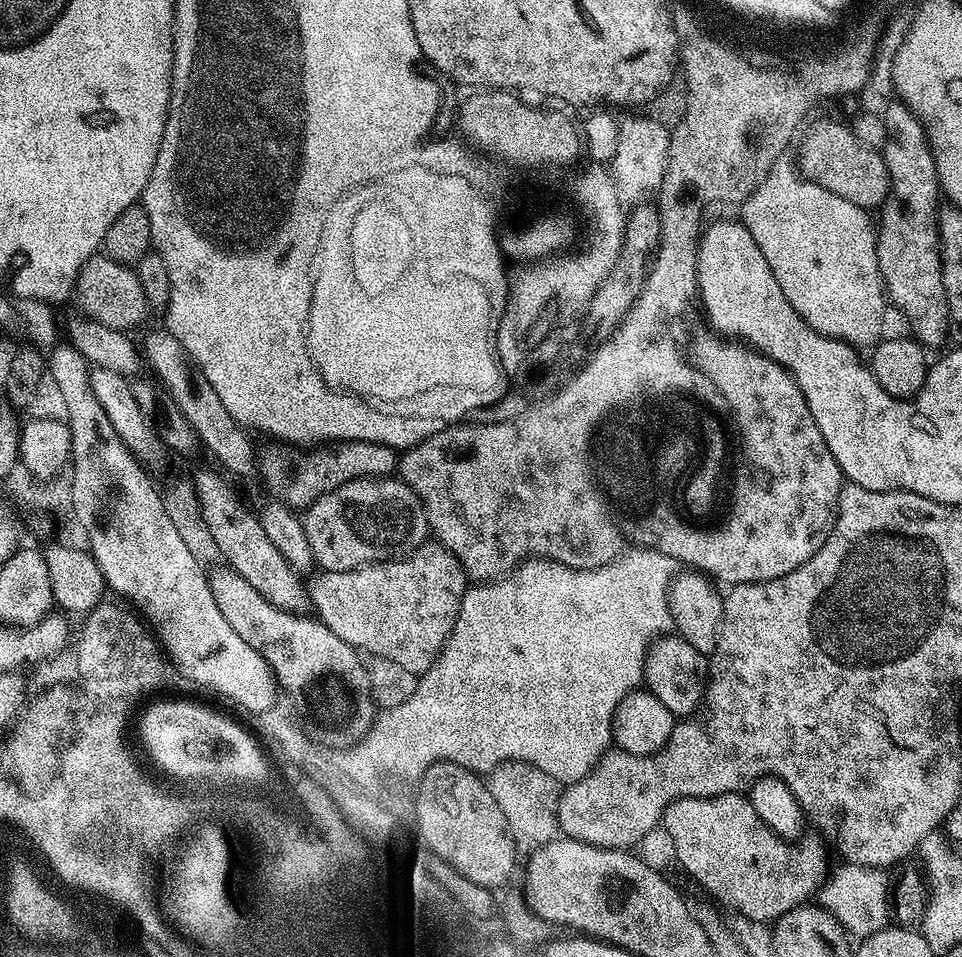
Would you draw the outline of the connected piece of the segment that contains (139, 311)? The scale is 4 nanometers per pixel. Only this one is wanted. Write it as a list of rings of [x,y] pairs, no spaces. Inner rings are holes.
[[[107,254],[92,256],[87,263],[89,269],[96,268],[96,272],[85,270],[81,272],[74,285],[75,295],[80,295],[79,311],[91,320],[102,322],[102,326],[132,330],[150,315],[146,302],[146,294],[142,294],[142,282],[136,277],[135,267],[118,262]]]

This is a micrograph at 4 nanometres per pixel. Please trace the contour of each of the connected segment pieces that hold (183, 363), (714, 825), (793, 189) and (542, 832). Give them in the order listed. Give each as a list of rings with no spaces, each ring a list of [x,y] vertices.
[[[167,330],[148,332],[144,336],[144,344],[142,340],[142,356],[147,367],[149,364],[160,375],[161,382],[168,390],[167,399],[178,406],[186,422],[190,422],[190,426],[196,431],[196,437],[199,438],[203,451],[208,451],[217,460],[215,463],[229,477],[237,476],[240,480],[250,479],[252,471],[256,468],[256,452],[248,441],[249,433],[241,428],[240,423],[234,418],[230,418],[230,410],[222,406],[222,398],[218,398],[214,386],[210,386],[206,374],[202,374],[202,370],[181,346],[178,338],[174,338]]]
[[[727,792],[726,794],[718,794],[717,796],[707,796],[706,798],[682,798],[681,800],[676,800],[668,808],[664,809],[662,824],[663,827],[667,828],[670,838],[674,842],[676,861],[679,867],[684,867],[706,891],[713,892],[720,900],[725,900],[733,908],[733,913],[744,916],[748,920],[763,920],[765,922],[779,920],[791,908],[799,908],[801,904],[811,901],[819,893],[820,889],[824,887],[830,875],[828,852],[818,841],[808,840],[809,838],[801,838],[795,842],[781,840],[780,837],[774,835],[766,824],[762,822],[762,818],[758,818],[758,814],[754,814],[754,806],[749,802],[747,795],[738,792]]]
[[[787,155],[780,156],[774,162],[770,174],[750,194],[750,198],[742,205],[742,222],[746,230],[750,230],[754,242],[758,242],[758,250],[770,262],[770,270],[774,270],[774,278],[778,278],[778,286],[782,286],[782,294],[786,294],[786,302],[794,306],[794,310],[802,319],[823,336],[833,336],[835,340],[845,340],[853,346],[868,344],[872,346],[881,339],[880,331],[884,328],[884,280],[878,270],[878,254],[876,253],[877,229],[867,211],[854,202],[846,202],[838,194],[830,194],[822,186],[810,182],[800,173],[799,168]]]
[[[511,760],[487,773],[486,783],[521,853],[531,854],[546,842],[557,839],[556,807],[562,793],[561,781],[538,770],[533,764],[517,764]]]

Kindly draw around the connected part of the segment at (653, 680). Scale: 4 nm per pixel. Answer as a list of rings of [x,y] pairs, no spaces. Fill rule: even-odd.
[[[665,634],[653,640],[644,659],[644,684],[670,714],[677,718],[687,718],[697,711],[704,701],[704,690],[708,678],[709,657],[703,656],[690,642],[678,634]]]

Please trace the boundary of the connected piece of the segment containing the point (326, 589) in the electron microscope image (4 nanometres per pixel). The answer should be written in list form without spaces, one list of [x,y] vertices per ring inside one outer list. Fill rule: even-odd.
[[[426,542],[408,555],[350,571],[322,570],[309,578],[306,587],[317,619],[338,638],[420,676],[436,660],[452,632],[468,579],[452,552],[435,542]]]

